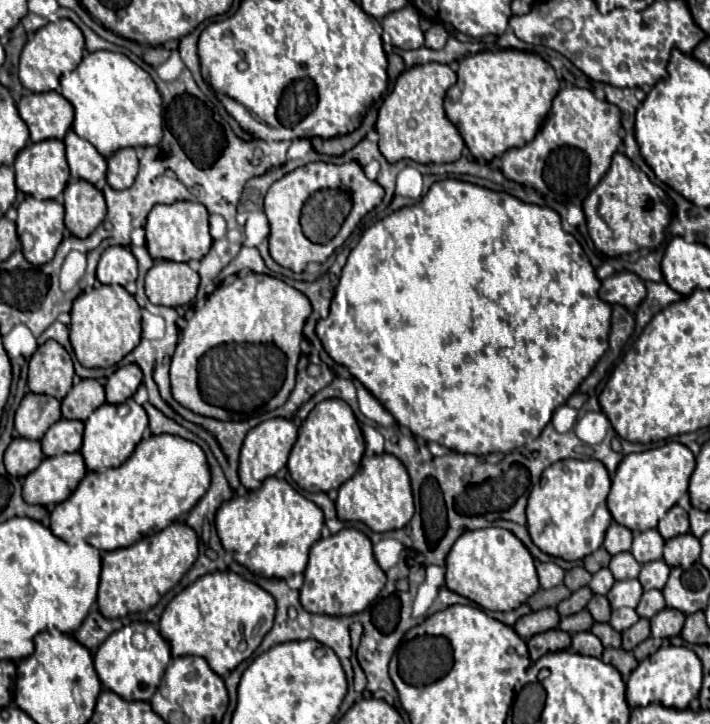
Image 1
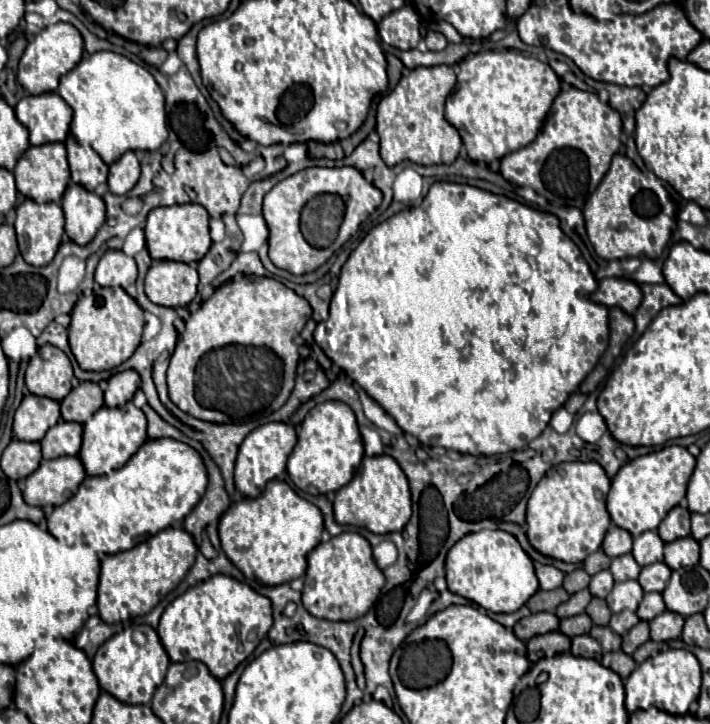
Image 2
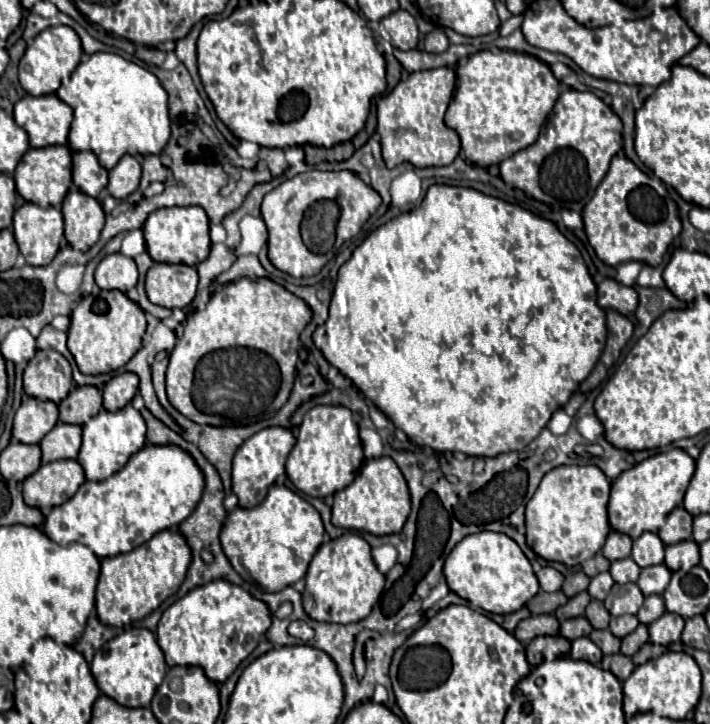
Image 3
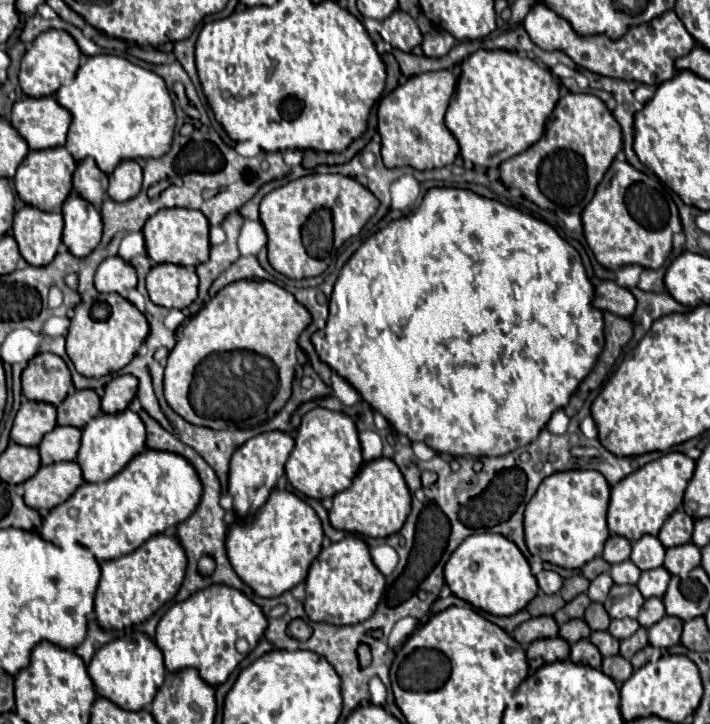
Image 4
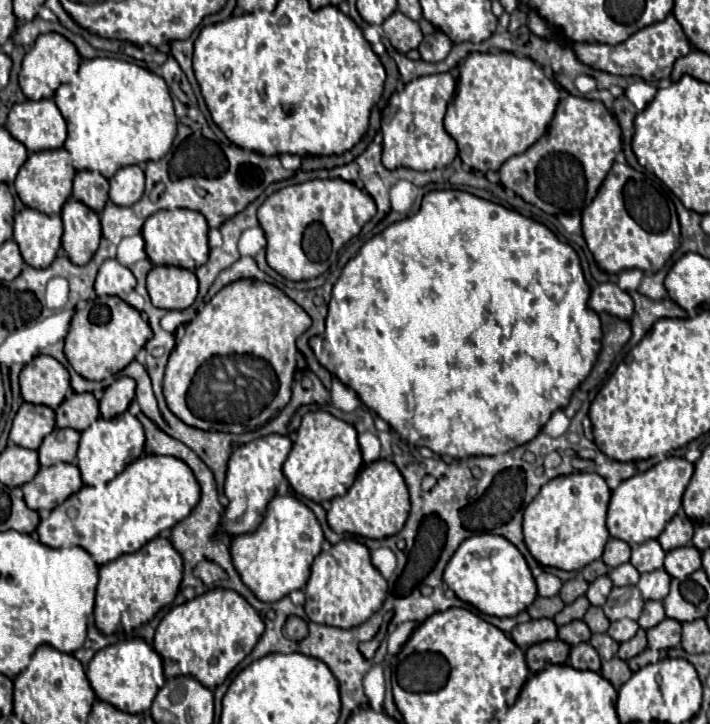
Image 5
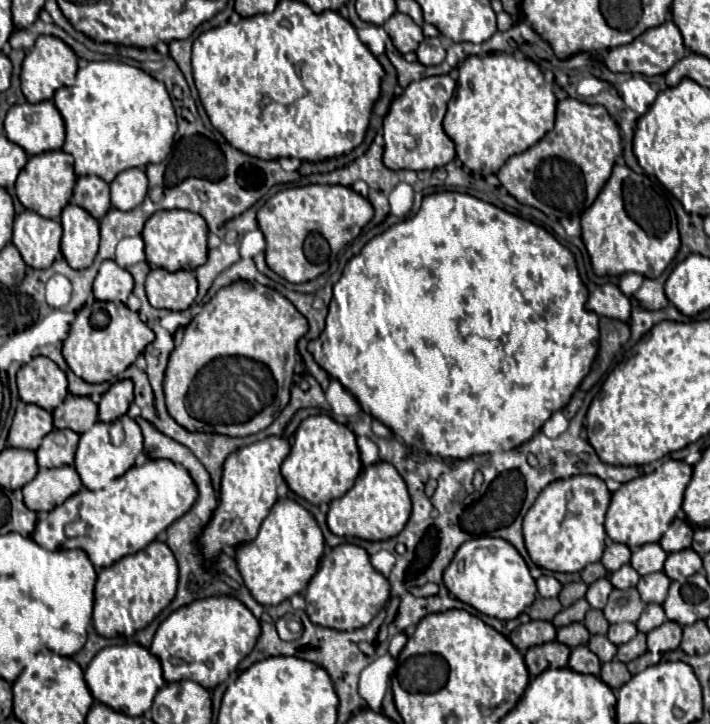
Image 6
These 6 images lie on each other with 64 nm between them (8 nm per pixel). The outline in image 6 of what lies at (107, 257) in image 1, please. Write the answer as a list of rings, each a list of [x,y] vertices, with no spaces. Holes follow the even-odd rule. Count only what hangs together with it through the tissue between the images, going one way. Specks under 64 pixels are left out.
[[[104,260],[94,280],[94,296],[102,302],[126,302],[134,288],[134,278],[114,260]]]

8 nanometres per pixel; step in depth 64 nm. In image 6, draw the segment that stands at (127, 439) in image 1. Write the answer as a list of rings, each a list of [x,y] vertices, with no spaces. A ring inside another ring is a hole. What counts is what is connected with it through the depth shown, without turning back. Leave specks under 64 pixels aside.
[[[122,416],[120,420],[122,420],[124,432],[126,432],[126,440],[120,446],[110,444],[110,436],[108,436],[110,424],[104,424],[104,422],[96,422],[88,432],[84,432],[80,436],[80,444],[78,444],[78,450],[76,450],[74,468],[76,468],[82,484],[88,490],[100,490],[108,482],[112,482],[114,478],[122,476],[128,468],[134,466],[136,456],[142,452],[142,432],[140,432],[140,426],[130,416]]]

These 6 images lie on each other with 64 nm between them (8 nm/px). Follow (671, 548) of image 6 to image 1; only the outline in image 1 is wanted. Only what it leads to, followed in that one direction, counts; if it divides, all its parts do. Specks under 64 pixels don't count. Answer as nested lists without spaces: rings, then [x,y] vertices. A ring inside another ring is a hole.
[[[674,506],[672,510],[668,510],[668,514],[658,522],[658,532],[662,534],[664,540],[670,540],[672,536],[680,536],[690,532],[690,524],[688,524],[688,512],[680,506]]]

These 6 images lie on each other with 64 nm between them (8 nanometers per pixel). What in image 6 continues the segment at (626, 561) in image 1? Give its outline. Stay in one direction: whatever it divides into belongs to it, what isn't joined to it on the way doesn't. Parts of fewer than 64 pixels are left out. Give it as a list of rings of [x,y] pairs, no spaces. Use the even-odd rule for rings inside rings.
[[[626,564],[626,566],[622,566],[620,570],[608,574],[608,580],[612,582],[614,588],[624,590],[624,588],[632,588],[632,586],[636,586],[638,580],[640,580],[640,576],[638,576],[638,572],[636,572],[630,564]]]

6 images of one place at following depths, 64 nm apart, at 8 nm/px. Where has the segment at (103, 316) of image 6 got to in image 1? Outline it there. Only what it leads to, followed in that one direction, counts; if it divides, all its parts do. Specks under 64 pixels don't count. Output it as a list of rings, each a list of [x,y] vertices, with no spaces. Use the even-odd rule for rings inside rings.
[[[96,284],[90,292],[82,292],[72,306],[70,342],[78,362],[86,368],[116,366],[140,342],[140,306],[122,286]]]

